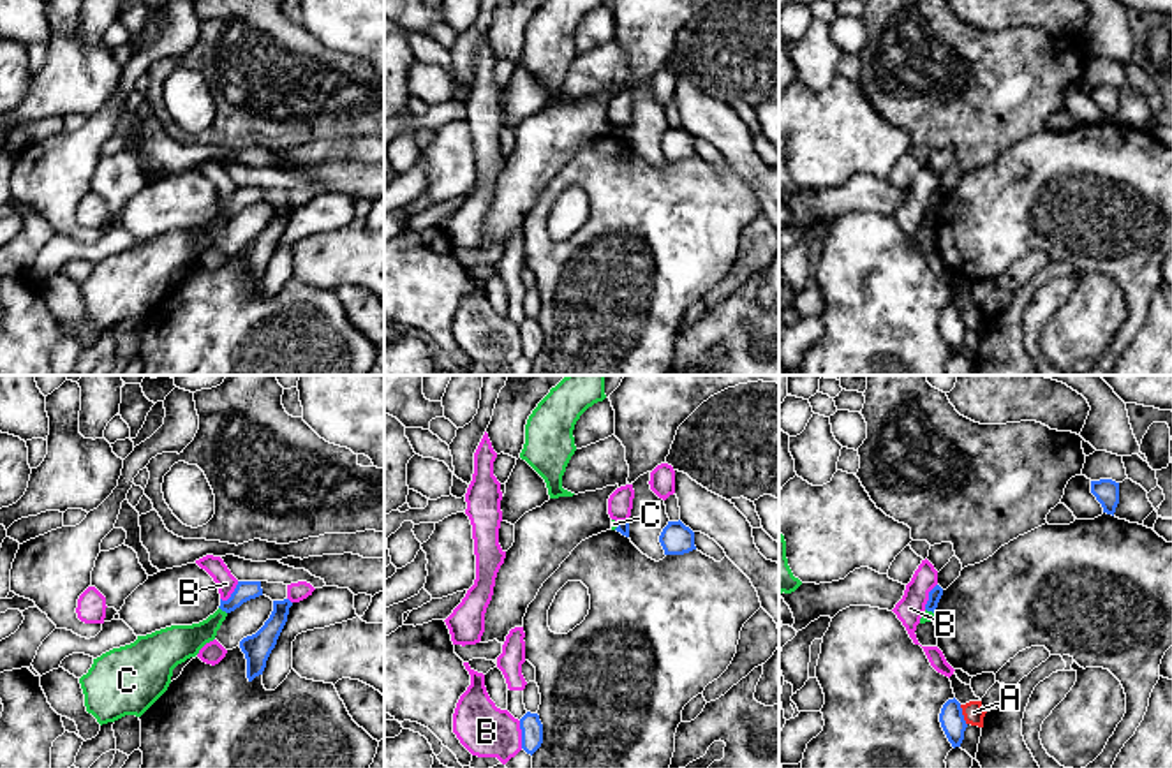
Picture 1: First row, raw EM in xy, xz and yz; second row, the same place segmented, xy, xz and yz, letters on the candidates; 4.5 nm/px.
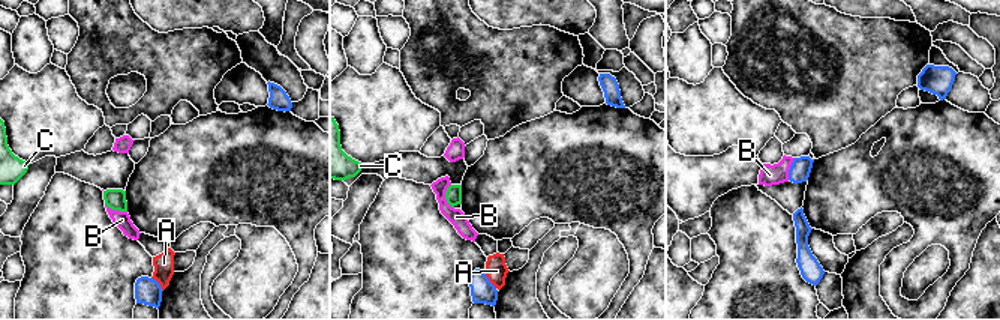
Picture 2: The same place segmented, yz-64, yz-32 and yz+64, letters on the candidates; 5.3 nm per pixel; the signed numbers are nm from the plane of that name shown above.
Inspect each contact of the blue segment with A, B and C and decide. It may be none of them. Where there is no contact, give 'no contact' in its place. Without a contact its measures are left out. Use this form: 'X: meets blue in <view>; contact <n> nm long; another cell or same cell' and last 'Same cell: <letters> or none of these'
A: meets blue in yz; contact 100 nm long; another cell
B: meets blue in xz; contact 130 nm long; another cell
C: meets blue in xy; contact 50 nm long; another cell
Same cell: none of these

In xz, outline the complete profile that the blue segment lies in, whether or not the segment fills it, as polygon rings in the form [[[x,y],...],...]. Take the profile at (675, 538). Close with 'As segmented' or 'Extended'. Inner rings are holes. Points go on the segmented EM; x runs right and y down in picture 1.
[[[680,520],[668,521],[668,525],[659,535],[659,543],[664,550],[664,555],[684,555],[696,550],[694,532],[686,527]]]. As segmented

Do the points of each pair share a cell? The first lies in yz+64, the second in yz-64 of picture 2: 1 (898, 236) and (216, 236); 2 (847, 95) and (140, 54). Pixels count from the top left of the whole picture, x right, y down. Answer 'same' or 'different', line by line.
1: same
2: same

